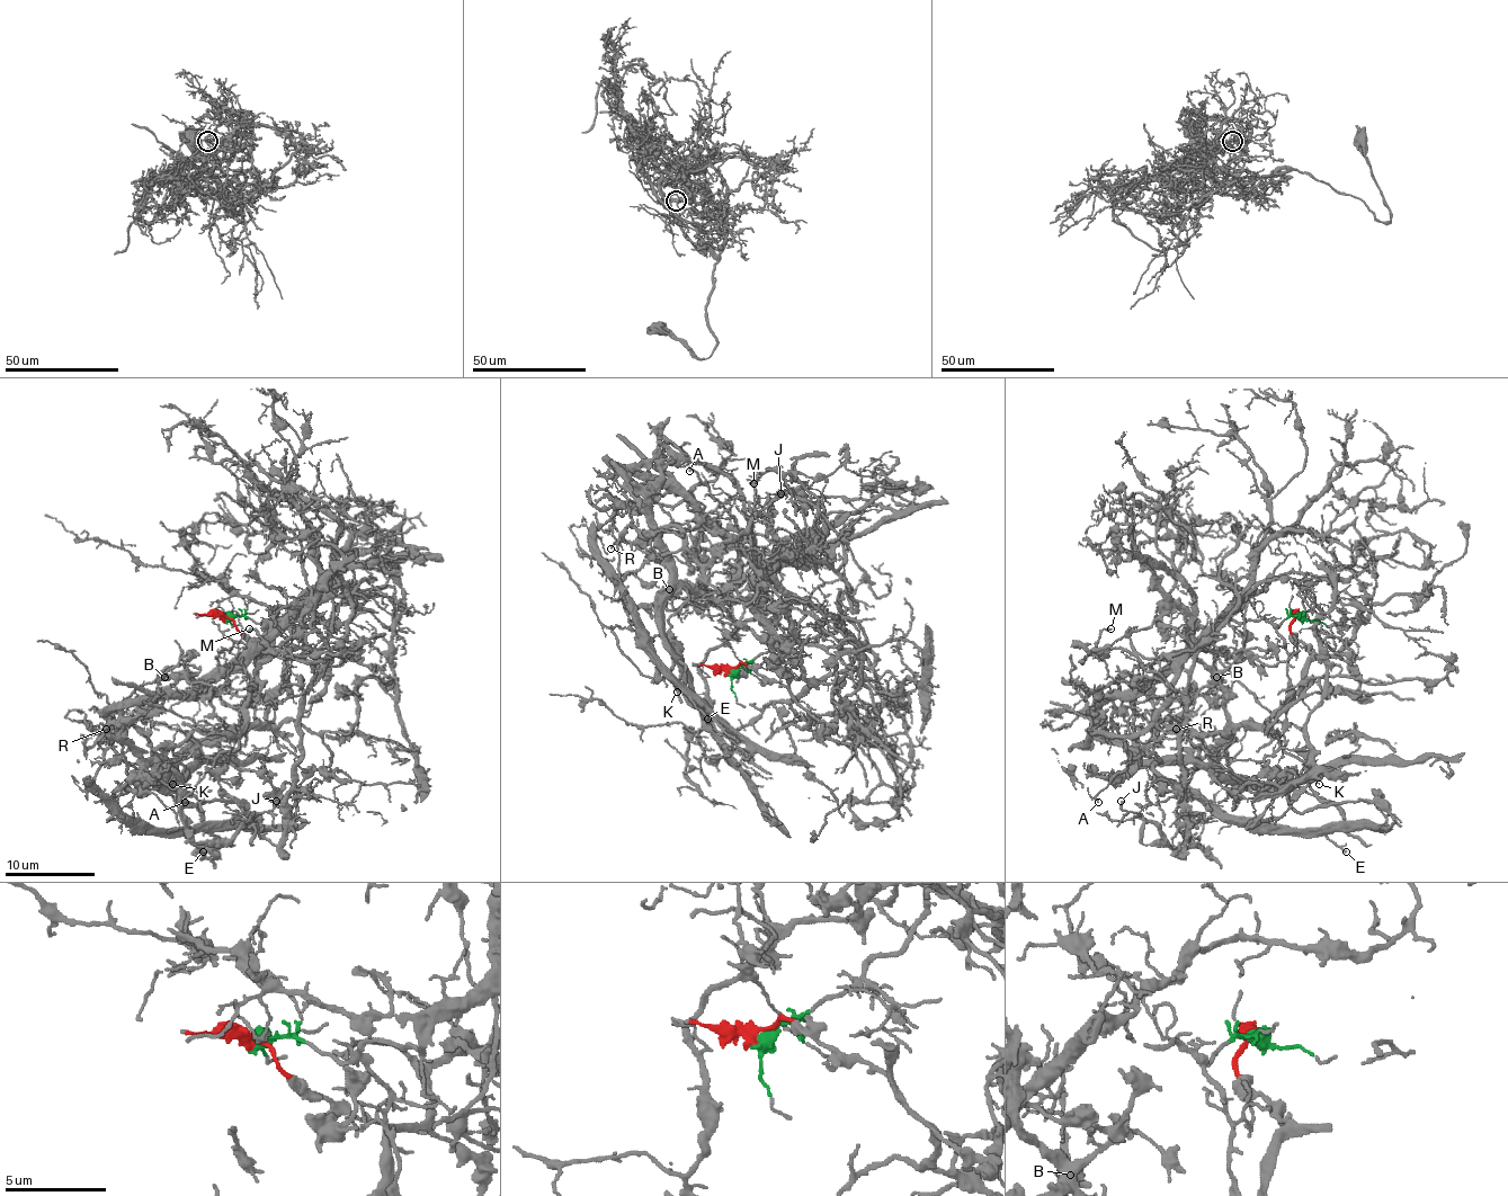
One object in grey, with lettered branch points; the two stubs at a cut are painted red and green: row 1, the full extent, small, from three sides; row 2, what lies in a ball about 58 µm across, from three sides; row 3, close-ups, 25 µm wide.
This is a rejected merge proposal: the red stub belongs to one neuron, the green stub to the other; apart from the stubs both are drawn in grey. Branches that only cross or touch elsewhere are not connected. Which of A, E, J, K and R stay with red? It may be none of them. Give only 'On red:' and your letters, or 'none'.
On red: E, J, K, R

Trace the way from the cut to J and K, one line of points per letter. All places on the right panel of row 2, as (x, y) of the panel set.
J: (1299, 616), (1303, 684), (1205, 762), (1153, 767), (1189, 847), (1120, 800)
K: (1299, 616), (1290, 630), (1312, 654), (1303, 684), (1257, 724), (1239, 724), (1214, 760), (1243, 783), (1319, 785)

